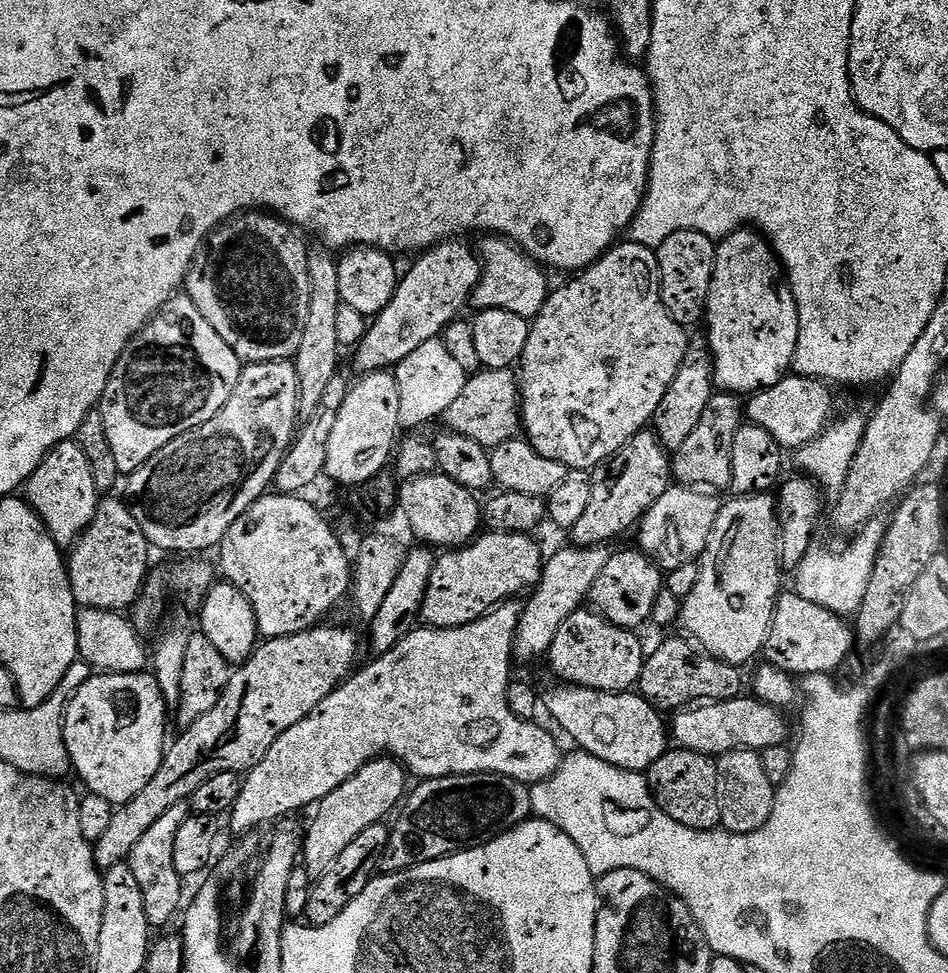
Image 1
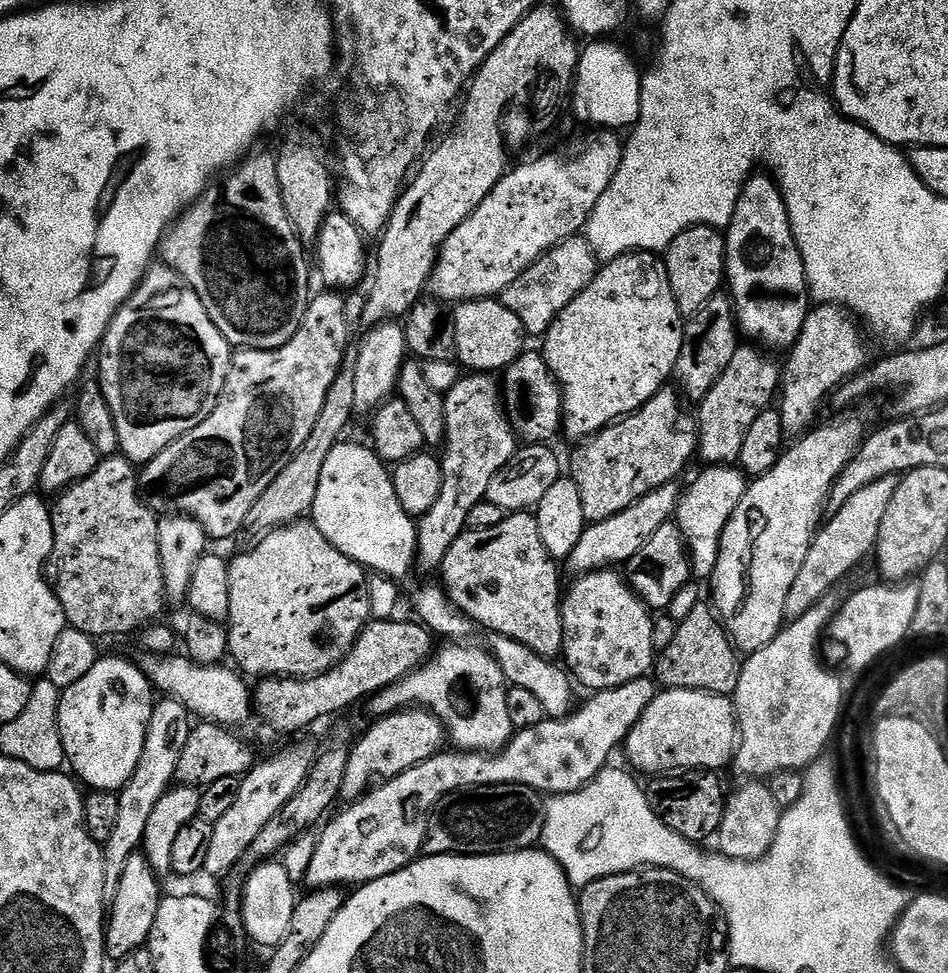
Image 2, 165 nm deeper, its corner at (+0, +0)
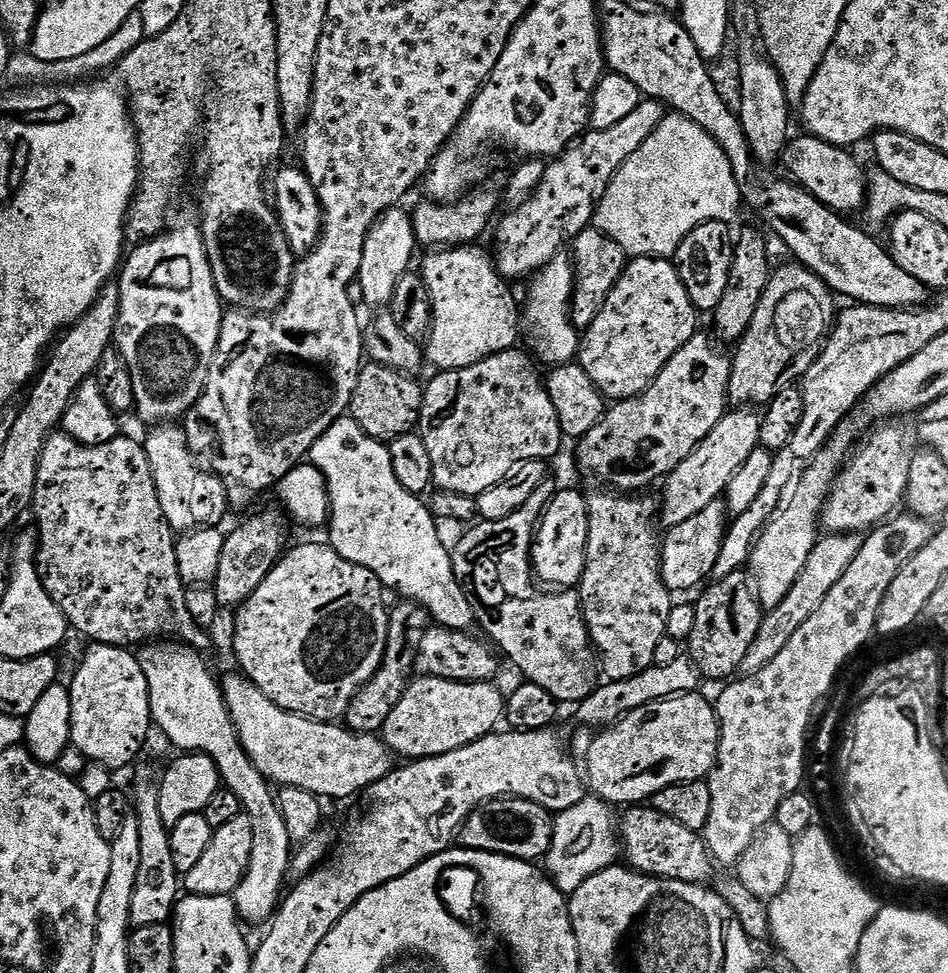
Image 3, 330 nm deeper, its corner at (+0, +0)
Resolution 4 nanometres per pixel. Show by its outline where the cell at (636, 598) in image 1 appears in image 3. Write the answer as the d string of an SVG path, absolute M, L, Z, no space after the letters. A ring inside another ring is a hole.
M718 499L710 502L706 510L694 514L694 518L686 518L686 522L668 528L666 534L663 533L660 545L660 573L662 582L669 592L679 594L688 592L691 588L699 589L711 577L714 562L718 562L718 554L724 541L726 531L724 516L726 517L725 501Z

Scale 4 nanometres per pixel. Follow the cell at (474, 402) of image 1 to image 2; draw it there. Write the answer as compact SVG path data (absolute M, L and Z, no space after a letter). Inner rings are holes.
M525 349L502 376L502 391L508 417L517 437L527 445L551 443L561 433L564 396L560 383L553 377L541 351Z

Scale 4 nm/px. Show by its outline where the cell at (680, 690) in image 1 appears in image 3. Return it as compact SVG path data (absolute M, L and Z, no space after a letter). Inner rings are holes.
M743 571L712 580L700 594L700 600L695 601L694 628L686 641L687 655L705 681L731 681L740 672L742 658L750 651L760 621L766 615L765 609L760 607L753 585Z

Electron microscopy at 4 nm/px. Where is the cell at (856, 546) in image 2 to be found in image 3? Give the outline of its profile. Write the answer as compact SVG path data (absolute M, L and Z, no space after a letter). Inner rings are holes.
M828 534L825 537L825 540L824 537L817 539L814 550L810 550L810 558L806 558L806 566L802 566L798 582L790 586L790 594L786 594L786 598L782 598L782 602L771 608L760 621L760 629L750 646L750 651L746 653L746 658L742 658L741 673L757 672L762 670L762 666L766 666L766 662L774 662L786 642L794 638L794 630L798 630L798 626L802 626L802 622L806 622L806 618L810 618L810 614L814 614L814 610L818 610L818 606L826 602L826 594L834 590L838 578L842 578L842 574L850 570L850 562L858 558L858 550L862 543L859 535Z

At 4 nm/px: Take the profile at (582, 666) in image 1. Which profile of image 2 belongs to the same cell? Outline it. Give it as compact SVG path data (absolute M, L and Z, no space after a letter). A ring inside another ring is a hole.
M616 570L586 572L575 577L572 589L562 596L562 660L567 671L586 687L601 692L607 688L617 688L626 682L643 680L653 671L658 655L654 646L653 613L642 602L640 595L628 585L623 575Z

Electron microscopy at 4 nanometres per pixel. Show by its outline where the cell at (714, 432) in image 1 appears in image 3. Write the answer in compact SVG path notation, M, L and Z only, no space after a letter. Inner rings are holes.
M795 262L777 267L768 277L766 290L760 296L758 310L754 310L754 318L746 334L735 345L731 353L732 369L728 383L728 403L732 406L767 406L784 388L795 385L810 370L810 366L818 358L820 349L828 338L838 315L837 301L833 293L809 268Z

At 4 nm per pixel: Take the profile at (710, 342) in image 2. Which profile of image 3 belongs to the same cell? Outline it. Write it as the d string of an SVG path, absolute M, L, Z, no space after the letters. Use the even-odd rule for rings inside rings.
M744 228L738 232L732 246L732 265L730 278L726 282L726 294L722 294L722 302L718 302L714 309L717 332L715 335L721 341L724 339L732 346L746 334L750 321L754 318L754 310L758 310L760 296L768 285L768 277L773 271L773 265L768 265L768 244L764 241L763 234L756 228Z

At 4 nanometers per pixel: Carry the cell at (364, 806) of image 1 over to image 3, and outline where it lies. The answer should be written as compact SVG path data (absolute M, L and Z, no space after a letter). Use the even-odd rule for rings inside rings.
M420 676L409 683L407 690L402 694L398 706L390 710L382 729L382 739L389 752L405 761L425 760L431 756L450 754L450 750L458 750L462 746L470 746L470 742L478 742L478 738L488 736L497 731L498 725L504 720L505 693L496 689L495 683L467 684L454 682L446 678Z

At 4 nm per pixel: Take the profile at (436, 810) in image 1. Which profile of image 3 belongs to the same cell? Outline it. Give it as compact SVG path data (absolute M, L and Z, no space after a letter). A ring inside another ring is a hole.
M504 796L500 800L488 800L479 804L464 821L458 833L458 844L475 852L493 852L499 856L512 856L516 860L536 862L547 857L552 845L553 813L538 802L523 800L517 796Z

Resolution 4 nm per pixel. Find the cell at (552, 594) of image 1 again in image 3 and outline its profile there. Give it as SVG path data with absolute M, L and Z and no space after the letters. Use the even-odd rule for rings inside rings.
M728 410L724 417L706 434L700 445L686 457L663 481L664 520L668 528L694 518L694 514L706 510L710 502L721 499L727 493L730 478L750 458L760 443L760 416L752 410Z

